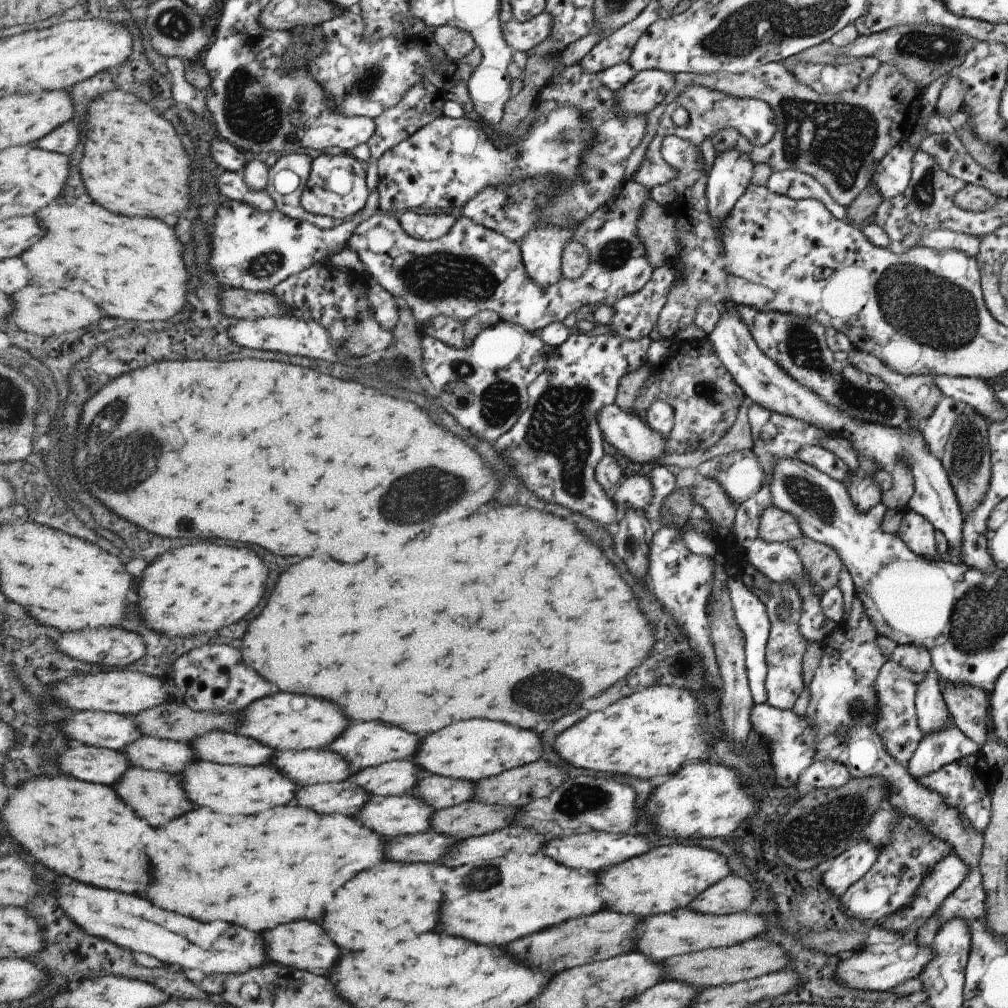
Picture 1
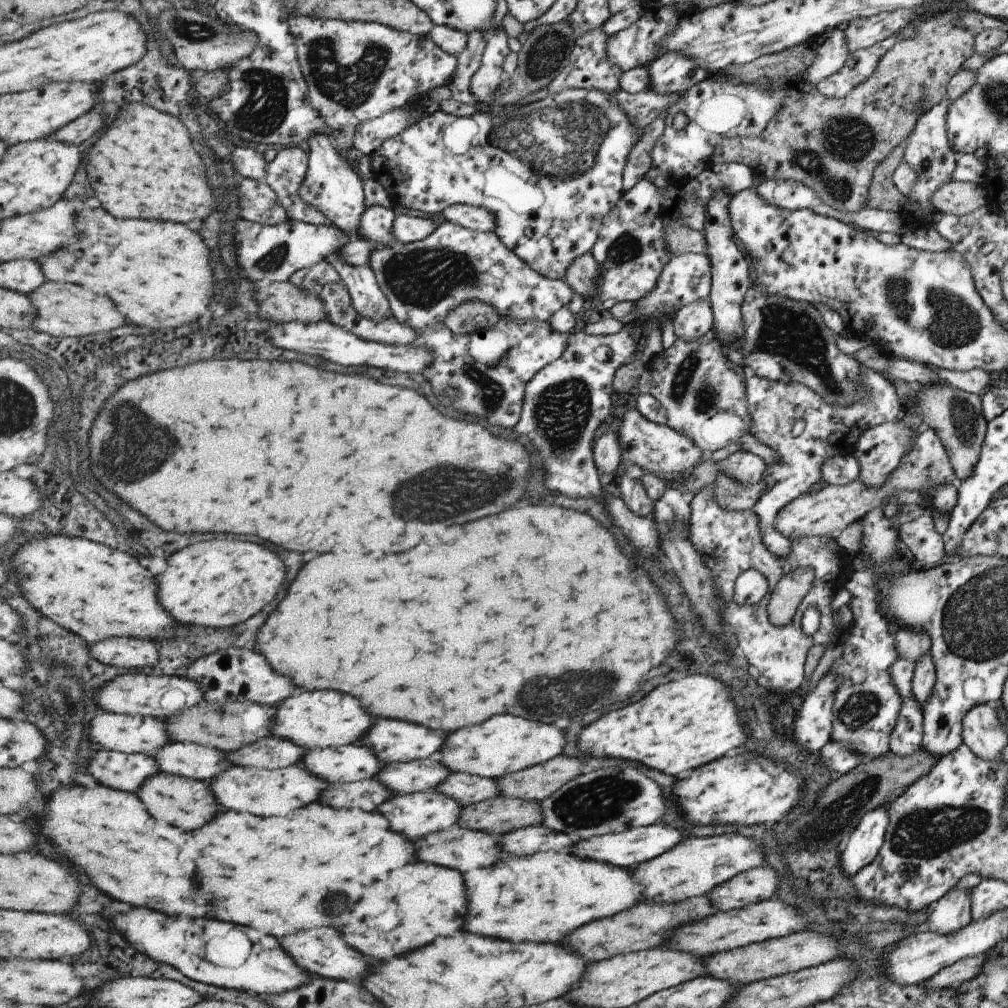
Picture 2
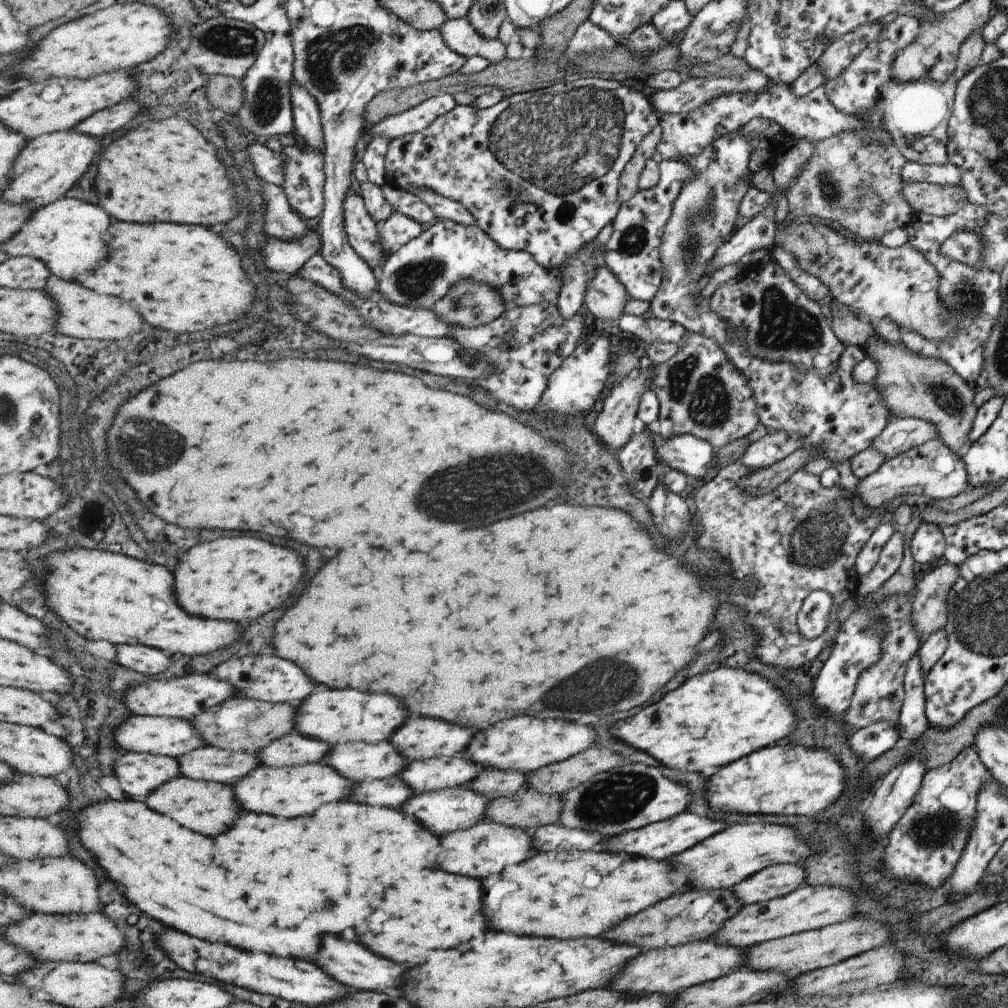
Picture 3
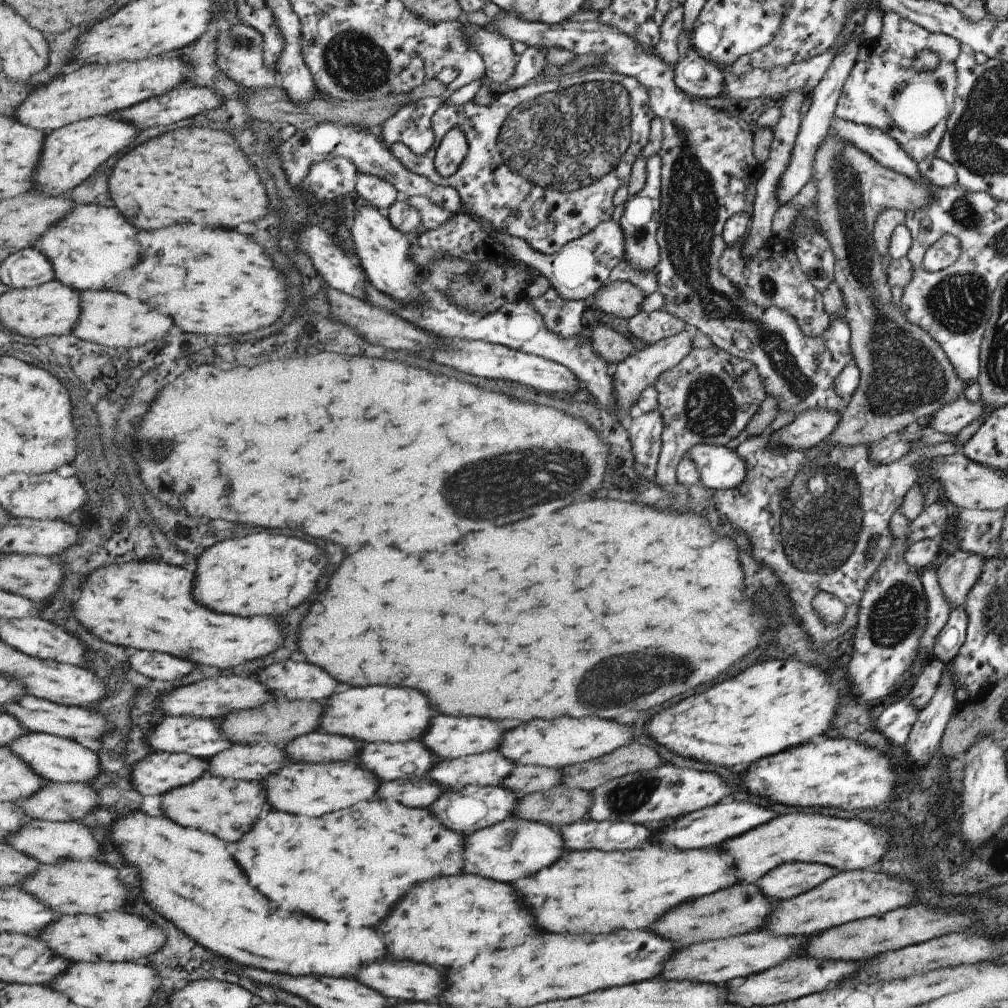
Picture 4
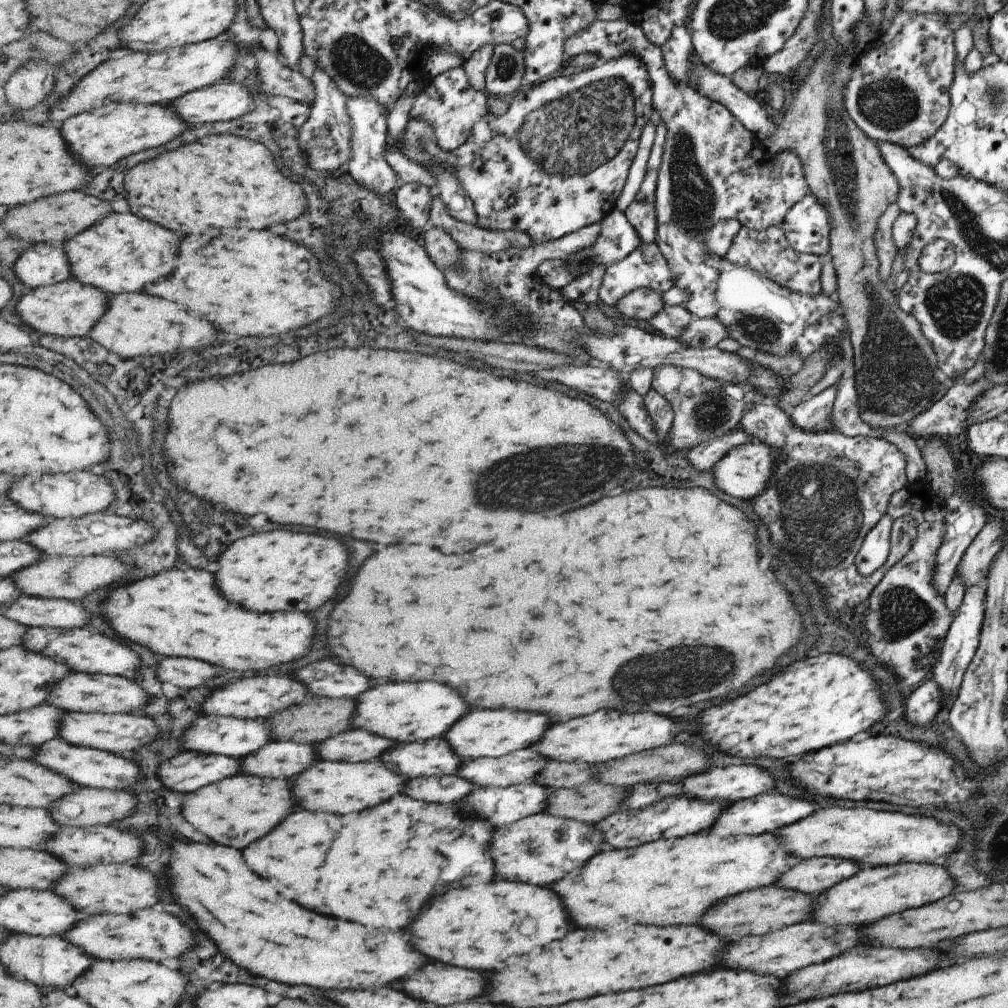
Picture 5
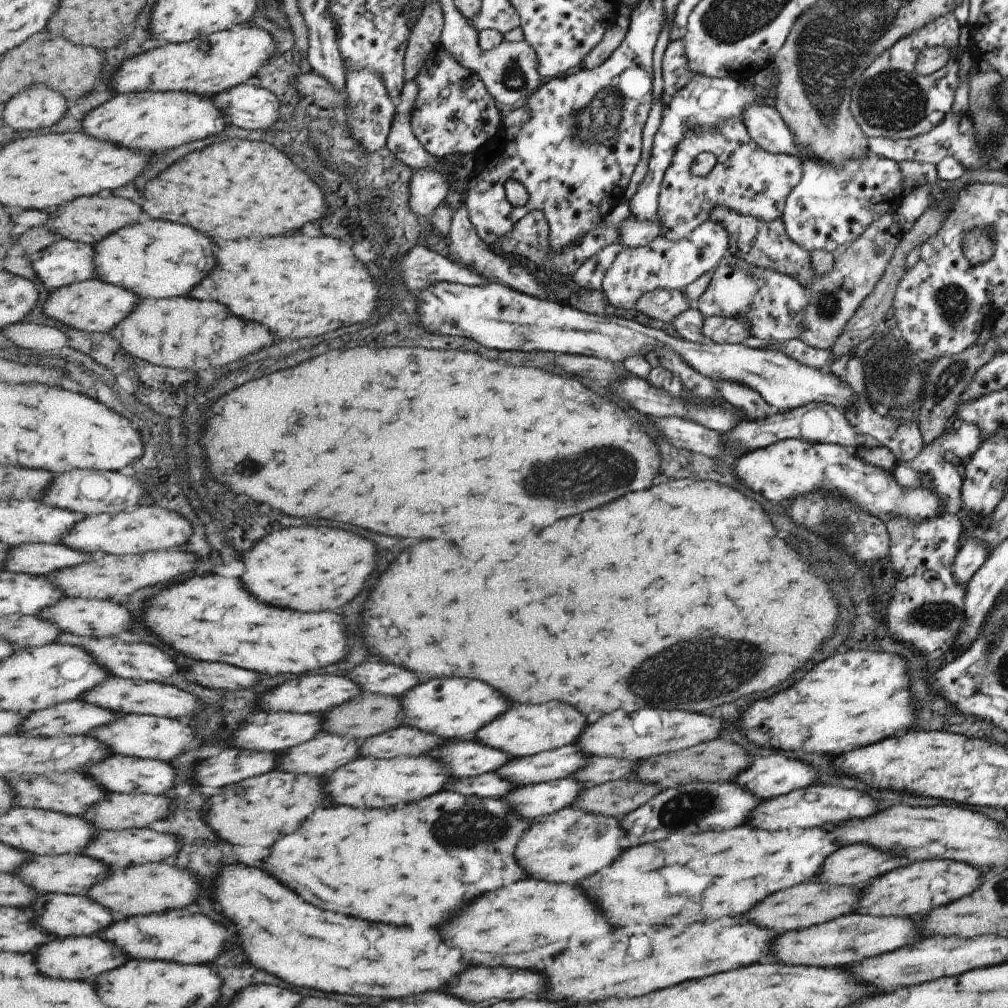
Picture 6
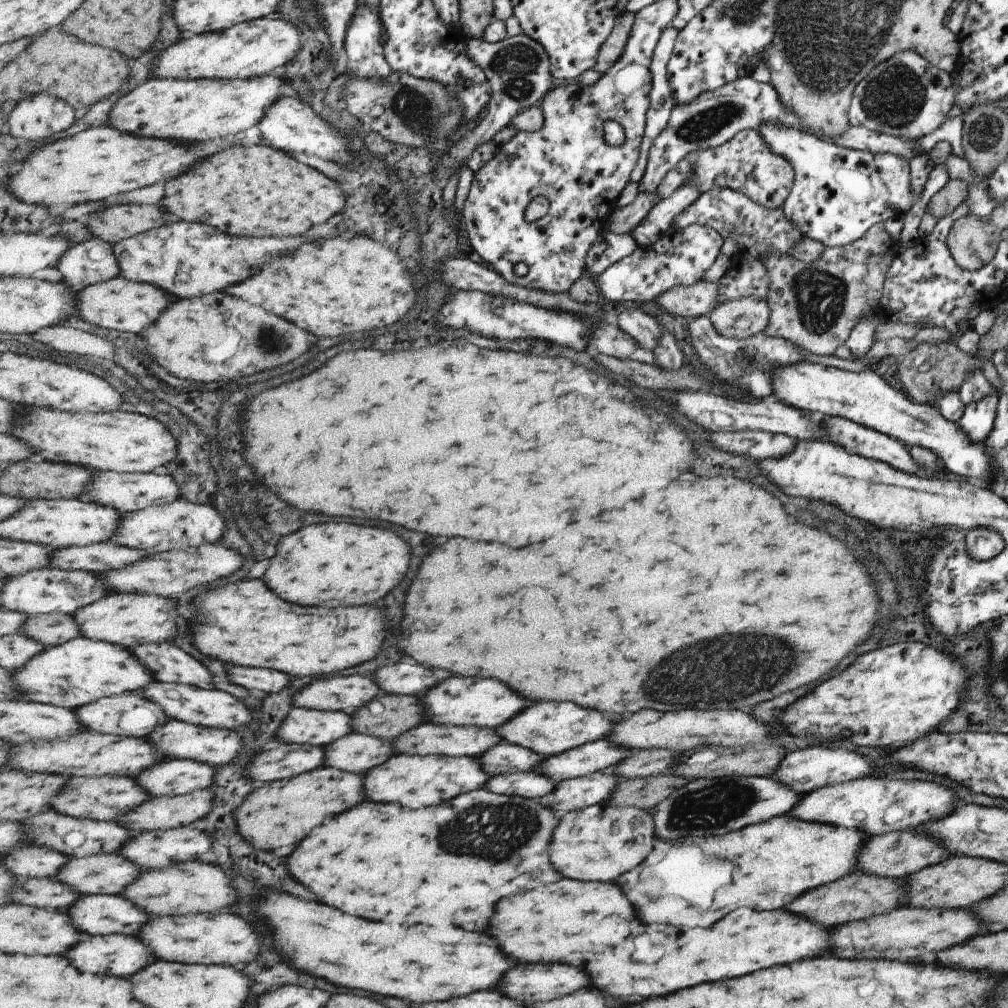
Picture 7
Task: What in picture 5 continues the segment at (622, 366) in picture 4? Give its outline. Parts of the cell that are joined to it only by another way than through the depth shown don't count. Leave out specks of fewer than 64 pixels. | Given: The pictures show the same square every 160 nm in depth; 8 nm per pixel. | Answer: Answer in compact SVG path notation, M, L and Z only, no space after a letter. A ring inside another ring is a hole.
M693 316L679 340L683 346L692 349L708 349L725 337L726 328L717 319L700 319Z

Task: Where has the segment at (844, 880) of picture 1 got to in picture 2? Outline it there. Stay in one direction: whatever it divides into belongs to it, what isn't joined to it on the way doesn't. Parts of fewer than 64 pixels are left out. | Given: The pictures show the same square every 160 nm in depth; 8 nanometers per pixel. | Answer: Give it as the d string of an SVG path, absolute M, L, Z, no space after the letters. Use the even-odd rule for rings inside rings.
M886 804L866 812L850 834L846 849L839 855L841 872L847 877L852 877L877 856L888 825Z

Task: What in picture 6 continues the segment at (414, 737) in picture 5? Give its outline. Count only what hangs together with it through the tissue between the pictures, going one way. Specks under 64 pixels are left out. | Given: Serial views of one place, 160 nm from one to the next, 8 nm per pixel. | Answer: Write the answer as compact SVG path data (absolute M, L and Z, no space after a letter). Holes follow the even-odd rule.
M437 678L399 697L404 710L403 727L421 729L445 741L474 737L479 729L509 710L507 700L489 684L469 678Z

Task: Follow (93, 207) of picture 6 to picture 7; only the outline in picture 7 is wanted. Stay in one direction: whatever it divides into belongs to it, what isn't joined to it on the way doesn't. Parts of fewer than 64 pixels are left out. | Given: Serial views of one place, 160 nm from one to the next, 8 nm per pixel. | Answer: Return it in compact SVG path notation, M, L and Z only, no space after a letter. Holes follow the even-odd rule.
M113 204L101 212L97 212L96 216L89 220L87 228L92 236L114 245L123 239L165 226L167 224L165 214L167 212L161 206Z

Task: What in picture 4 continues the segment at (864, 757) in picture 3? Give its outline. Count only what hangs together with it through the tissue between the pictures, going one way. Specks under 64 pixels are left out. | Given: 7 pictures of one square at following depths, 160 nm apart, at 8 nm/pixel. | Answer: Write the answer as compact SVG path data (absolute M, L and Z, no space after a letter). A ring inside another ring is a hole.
M905 696L897 702L889 703L874 719L874 731L881 733L891 746L903 747L917 713L918 709L913 708Z

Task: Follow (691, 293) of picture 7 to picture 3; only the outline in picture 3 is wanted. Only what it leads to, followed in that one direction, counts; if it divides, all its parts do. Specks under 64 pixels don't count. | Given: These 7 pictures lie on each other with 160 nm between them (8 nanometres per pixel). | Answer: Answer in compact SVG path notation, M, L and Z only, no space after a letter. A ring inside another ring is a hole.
M601 265L588 284L584 303L595 317L620 320L629 299L623 282L608 266Z

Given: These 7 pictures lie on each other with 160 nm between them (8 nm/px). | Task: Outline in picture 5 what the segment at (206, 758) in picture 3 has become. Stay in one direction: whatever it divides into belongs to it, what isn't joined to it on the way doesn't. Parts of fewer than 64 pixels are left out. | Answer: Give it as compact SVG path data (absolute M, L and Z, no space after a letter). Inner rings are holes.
M271 740L262 749L240 759L240 772L254 777L293 779L319 759L317 746Z

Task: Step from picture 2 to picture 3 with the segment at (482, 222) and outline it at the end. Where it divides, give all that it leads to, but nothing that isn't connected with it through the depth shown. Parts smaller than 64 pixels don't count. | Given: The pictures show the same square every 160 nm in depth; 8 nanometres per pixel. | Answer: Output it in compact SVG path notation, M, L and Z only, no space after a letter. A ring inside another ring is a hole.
M410 186L409 192L422 198L434 210L436 219L439 221L455 221L468 227L475 227L478 224L475 216L469 212L463 203L454 201L449 197L443 197L427 188L415 189Z

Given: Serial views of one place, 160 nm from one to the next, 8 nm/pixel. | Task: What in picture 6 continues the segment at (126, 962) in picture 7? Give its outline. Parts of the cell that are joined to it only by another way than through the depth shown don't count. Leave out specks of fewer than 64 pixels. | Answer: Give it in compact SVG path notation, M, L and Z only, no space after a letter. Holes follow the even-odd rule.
M99 935L75 936L69 938L57 938L43 948L35 950L35 958L39 964L39 970L45 976L51 978L65 978L65 980L95 980L99 974L111 972L113 968L125 964L130 958L110 942L105 942Z

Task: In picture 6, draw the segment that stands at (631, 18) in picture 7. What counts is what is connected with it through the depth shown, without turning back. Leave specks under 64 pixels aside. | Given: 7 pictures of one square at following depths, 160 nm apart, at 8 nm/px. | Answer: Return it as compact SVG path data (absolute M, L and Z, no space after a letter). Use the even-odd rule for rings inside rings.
M621 16L609 28L605 38L583 60L584 68L594 69L601 66L623 44L631 24L631 17Z

